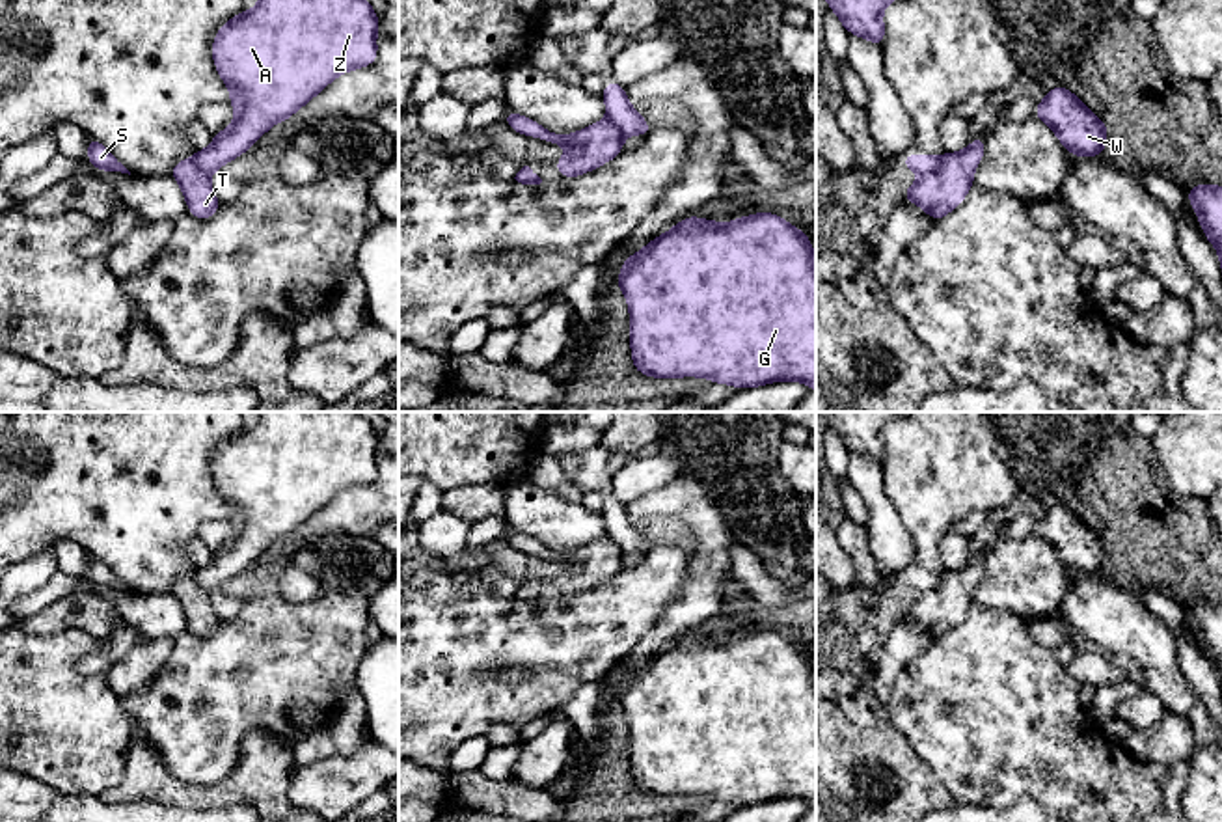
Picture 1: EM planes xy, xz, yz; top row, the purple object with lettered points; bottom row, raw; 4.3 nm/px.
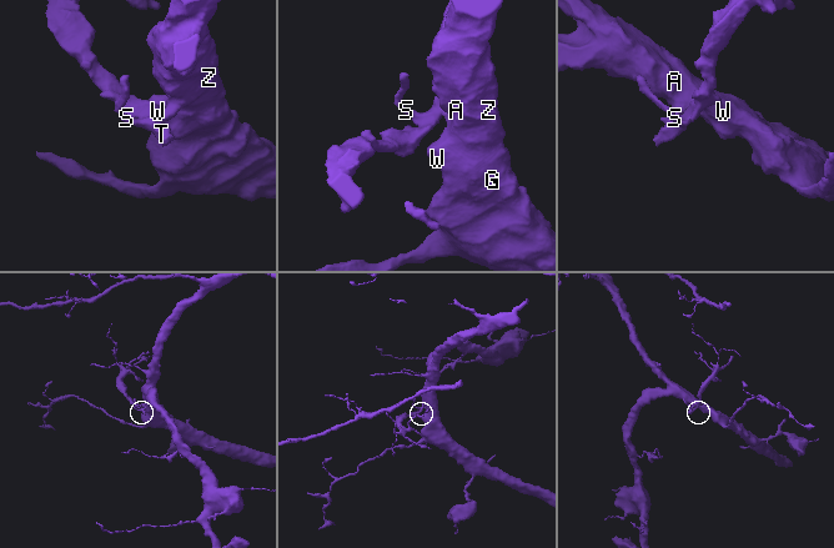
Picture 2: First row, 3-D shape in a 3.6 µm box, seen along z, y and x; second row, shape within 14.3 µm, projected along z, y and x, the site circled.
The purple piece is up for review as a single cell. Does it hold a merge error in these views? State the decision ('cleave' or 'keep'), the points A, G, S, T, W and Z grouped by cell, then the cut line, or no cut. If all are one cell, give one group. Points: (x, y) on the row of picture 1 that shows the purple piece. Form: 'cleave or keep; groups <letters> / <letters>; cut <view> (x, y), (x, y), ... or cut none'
cleave; groups A G W Z / S T; cut yz (945, 155), (936, 168), (923, 176)

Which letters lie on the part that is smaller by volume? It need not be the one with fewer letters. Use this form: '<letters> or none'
S, T

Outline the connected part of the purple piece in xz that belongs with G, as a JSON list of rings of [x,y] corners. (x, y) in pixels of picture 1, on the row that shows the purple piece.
[[[771,212],[728,224],[684,218],[620,265],[637,373],[702,377],[758,388],[799,380],[816,390],[816,252],[805,231]]]

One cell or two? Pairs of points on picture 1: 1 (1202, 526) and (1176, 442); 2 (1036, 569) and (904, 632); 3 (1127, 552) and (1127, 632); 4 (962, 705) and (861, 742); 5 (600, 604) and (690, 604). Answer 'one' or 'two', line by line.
1: two
2: two
3: two
4: two
5: two

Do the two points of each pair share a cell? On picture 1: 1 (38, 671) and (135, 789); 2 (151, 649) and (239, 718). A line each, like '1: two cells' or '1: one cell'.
1: two cells
2: two cells

